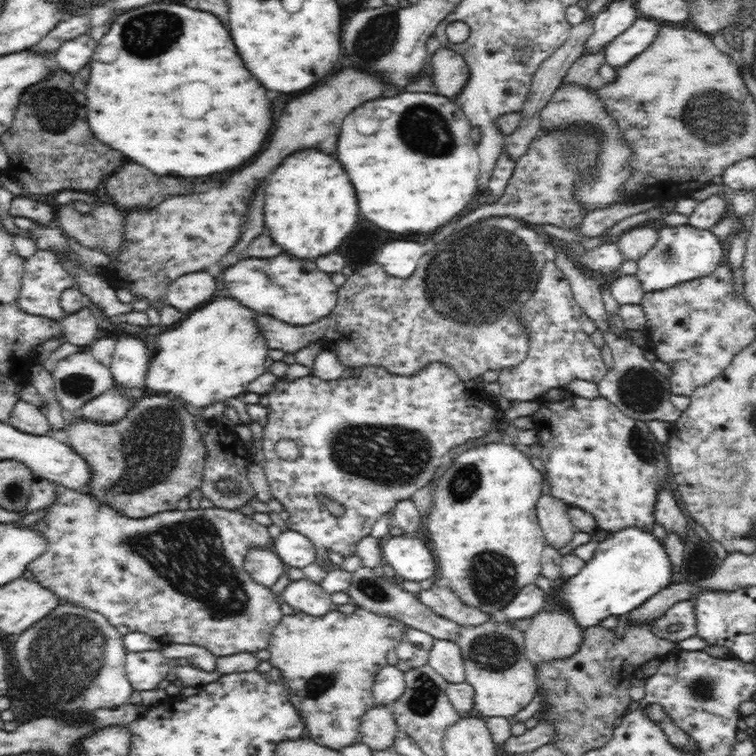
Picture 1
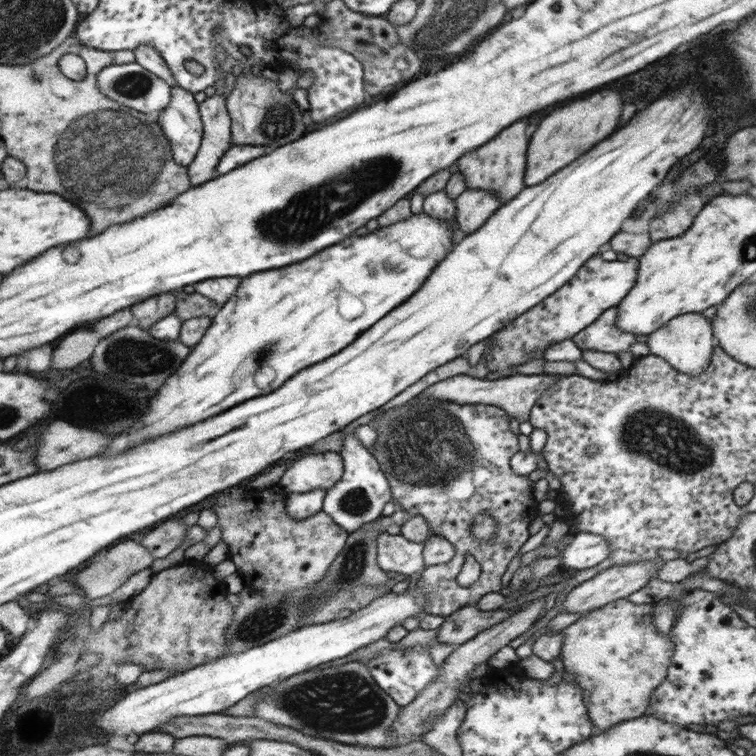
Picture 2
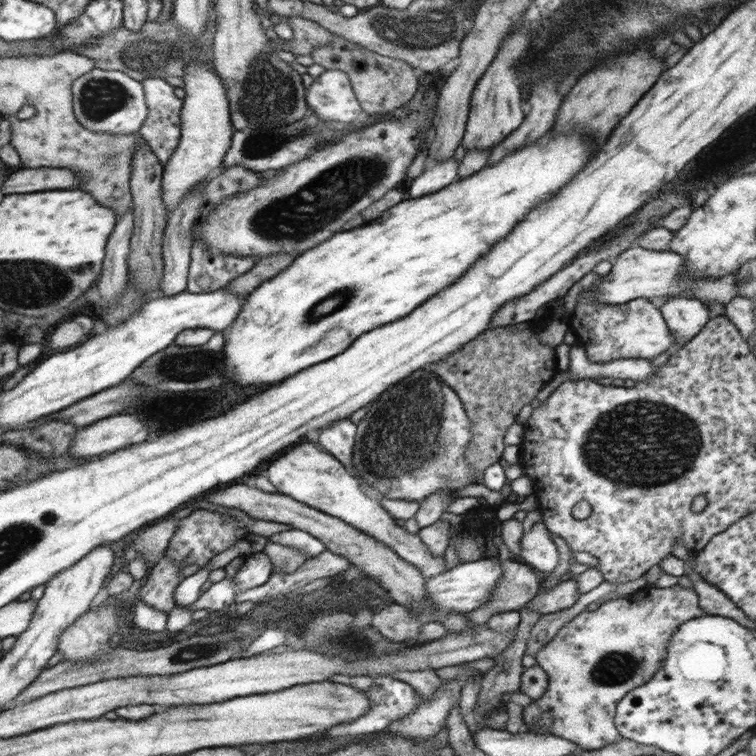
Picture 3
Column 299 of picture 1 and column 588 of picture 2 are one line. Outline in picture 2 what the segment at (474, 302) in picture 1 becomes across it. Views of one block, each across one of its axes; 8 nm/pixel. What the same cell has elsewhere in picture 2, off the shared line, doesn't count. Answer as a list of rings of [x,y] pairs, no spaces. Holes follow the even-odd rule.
[[[619,308],[605,310],[591,325],[575,334],[571,339],[582,350],[594,350],[617,354],[630,350],[638,334],[630,334],[616,326]]]

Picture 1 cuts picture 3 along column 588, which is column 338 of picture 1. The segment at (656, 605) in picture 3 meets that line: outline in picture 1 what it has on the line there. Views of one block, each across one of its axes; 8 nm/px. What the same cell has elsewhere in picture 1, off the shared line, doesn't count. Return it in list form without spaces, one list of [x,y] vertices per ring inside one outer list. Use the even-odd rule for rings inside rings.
[[[358,607],[350,616],[335,609],[322,617],[302,612],[282,616],[274,632],[270,634],[270,644],[267,648],[270,652],[269,662],[280,670],[281,678],[289,690],[290,703],[303,718],[308,738],[339,751],[346,746],[363,742],[359,730],[360,720],[375,706],[372,686],[376,673],[388,665],[388,652],[397,648],[409,628],[404,621]]]

